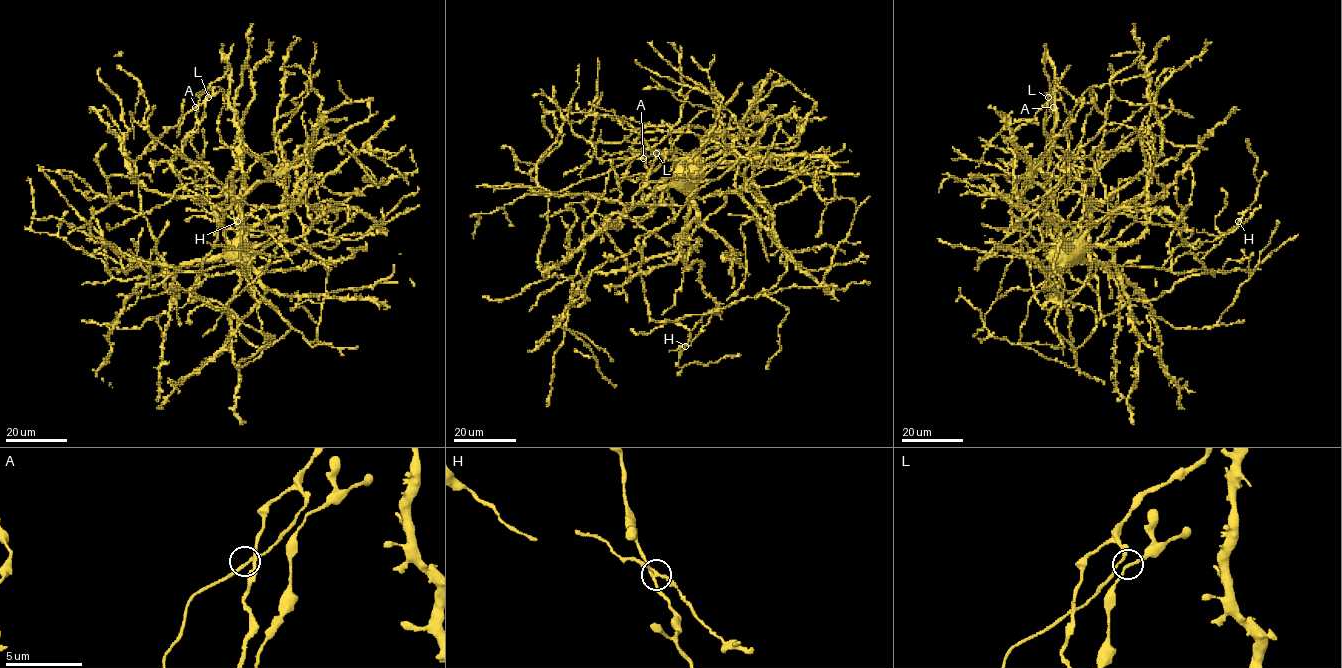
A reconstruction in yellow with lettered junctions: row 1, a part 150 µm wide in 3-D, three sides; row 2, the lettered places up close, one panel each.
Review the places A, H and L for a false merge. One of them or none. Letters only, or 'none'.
H

